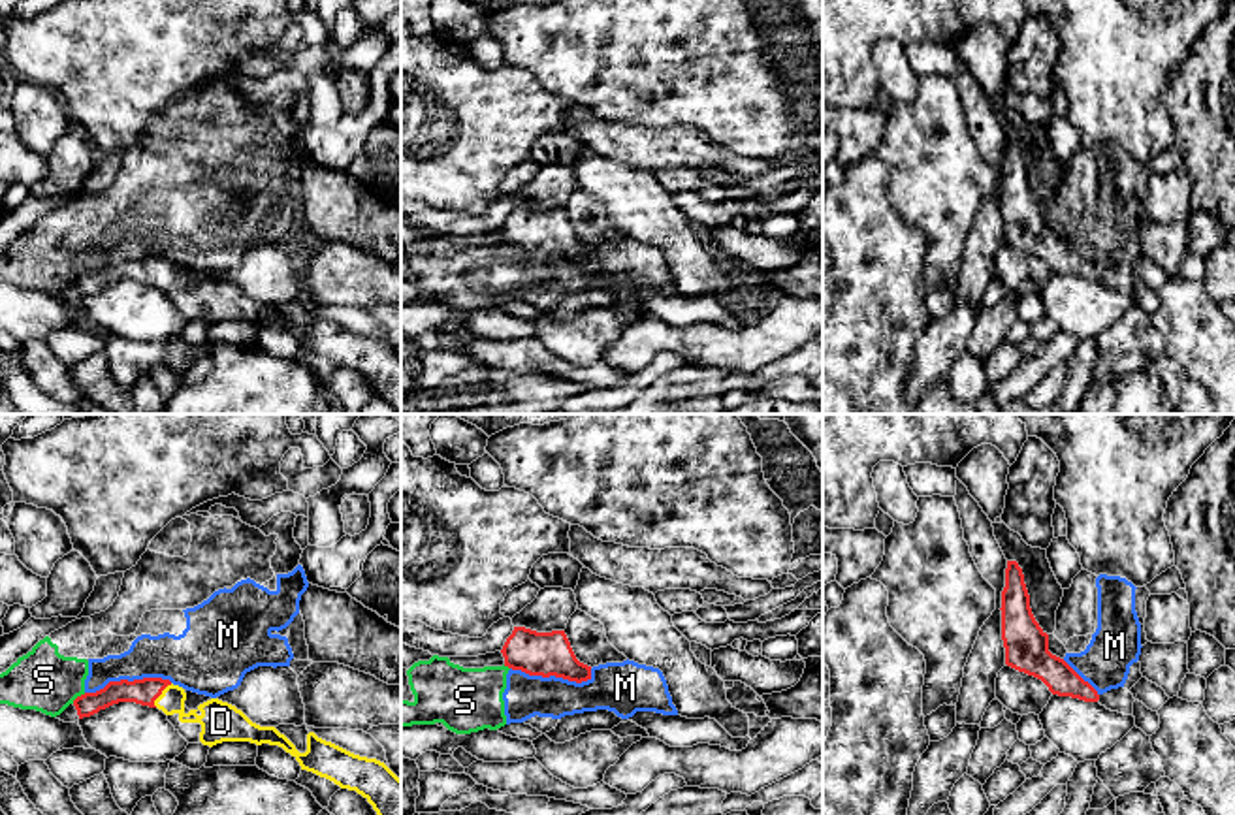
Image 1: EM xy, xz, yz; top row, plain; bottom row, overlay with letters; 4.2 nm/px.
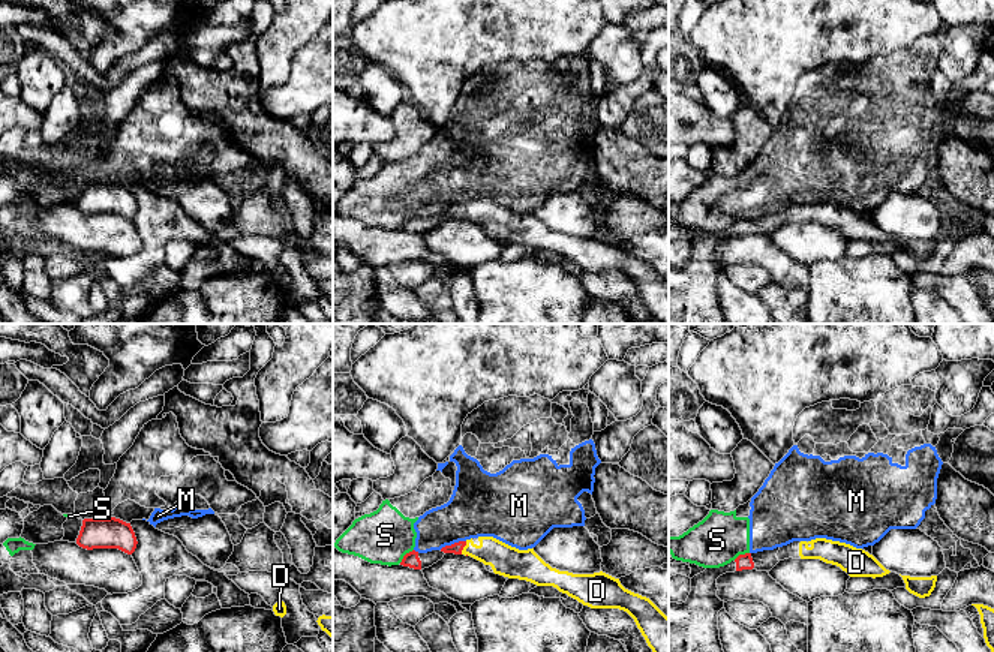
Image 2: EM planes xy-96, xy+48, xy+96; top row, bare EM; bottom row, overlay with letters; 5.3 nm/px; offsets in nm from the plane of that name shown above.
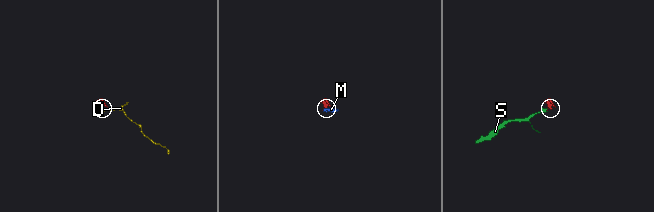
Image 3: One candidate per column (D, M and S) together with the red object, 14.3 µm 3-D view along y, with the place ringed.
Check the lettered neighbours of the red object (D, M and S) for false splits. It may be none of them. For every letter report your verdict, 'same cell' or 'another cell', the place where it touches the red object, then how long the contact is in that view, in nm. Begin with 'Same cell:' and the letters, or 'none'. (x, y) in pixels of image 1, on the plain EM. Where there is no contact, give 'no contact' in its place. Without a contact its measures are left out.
Same cell: D
D: same cell; contact xy (160, 271); length 130 nm
M: another cell; contact xz (552, 253); length 360 nm
S: another cell; contact xy (78, 275); length 80 nm

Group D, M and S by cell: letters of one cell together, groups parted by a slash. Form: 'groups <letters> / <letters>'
groups D / M S

